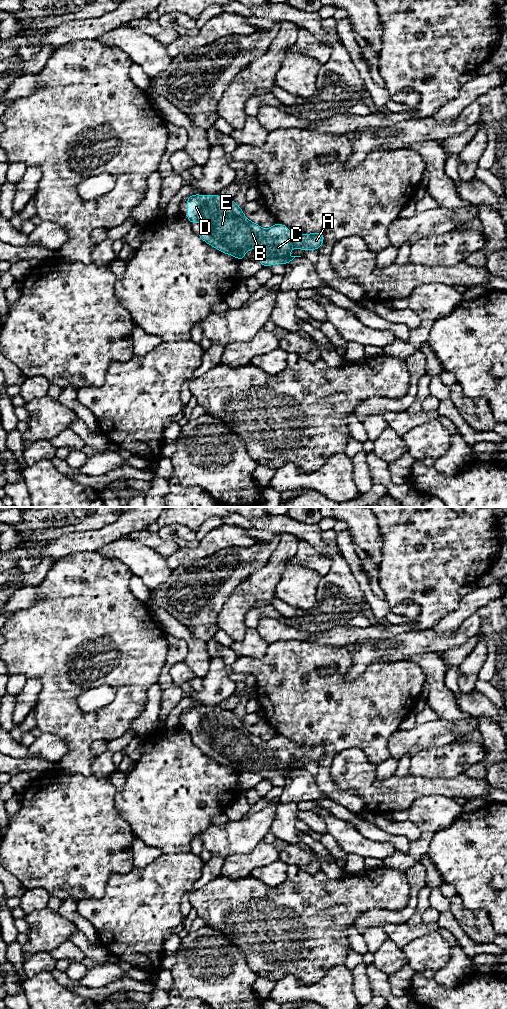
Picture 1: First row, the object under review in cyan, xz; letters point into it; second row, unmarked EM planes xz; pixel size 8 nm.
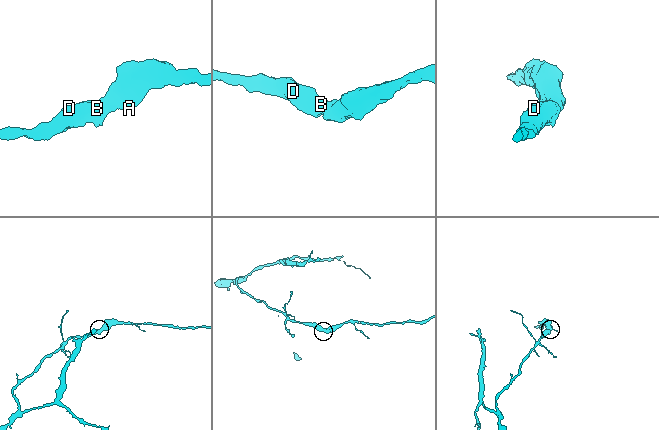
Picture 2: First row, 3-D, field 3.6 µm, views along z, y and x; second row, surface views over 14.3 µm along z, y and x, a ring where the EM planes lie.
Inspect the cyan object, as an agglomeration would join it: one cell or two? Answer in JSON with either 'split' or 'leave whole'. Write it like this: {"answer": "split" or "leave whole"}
{"answer": "leave whole"}

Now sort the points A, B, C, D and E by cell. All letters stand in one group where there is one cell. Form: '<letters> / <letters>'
A B C D E

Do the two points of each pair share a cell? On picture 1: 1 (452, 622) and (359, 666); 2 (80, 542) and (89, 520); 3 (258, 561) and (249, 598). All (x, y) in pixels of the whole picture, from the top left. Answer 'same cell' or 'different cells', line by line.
1: different cells
2: different cells
3: different cells

